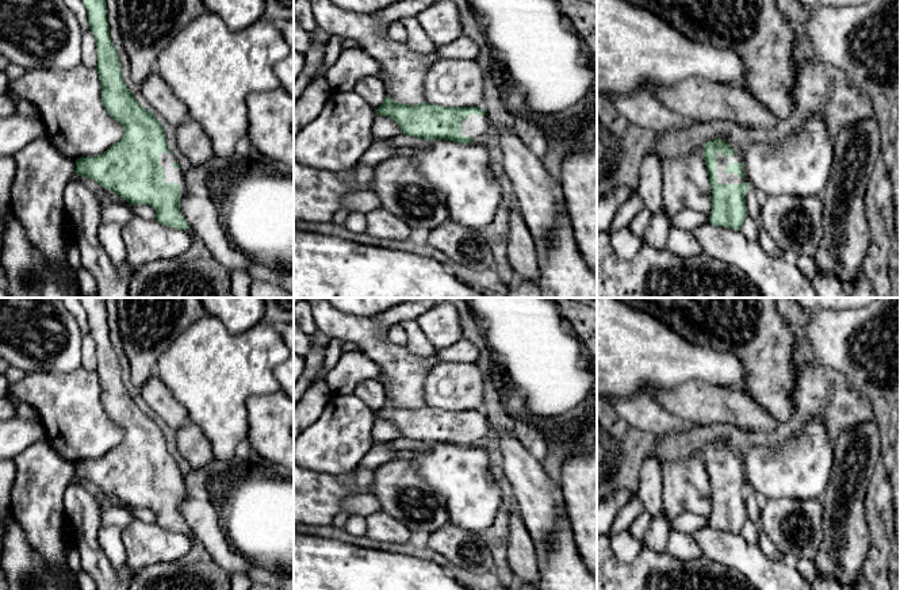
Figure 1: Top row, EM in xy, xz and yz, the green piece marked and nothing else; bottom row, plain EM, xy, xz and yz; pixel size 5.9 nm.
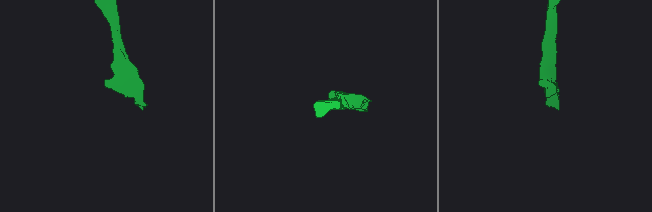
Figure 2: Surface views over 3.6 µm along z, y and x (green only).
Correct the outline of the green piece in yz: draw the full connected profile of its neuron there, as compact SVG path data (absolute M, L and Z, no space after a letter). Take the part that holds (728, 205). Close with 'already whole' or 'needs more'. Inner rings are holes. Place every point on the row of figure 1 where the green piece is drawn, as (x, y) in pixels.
M720 138L708 141L702 154L712 185L709 223L740 231L747 217L744 196L750 189L743 158Z; needs more

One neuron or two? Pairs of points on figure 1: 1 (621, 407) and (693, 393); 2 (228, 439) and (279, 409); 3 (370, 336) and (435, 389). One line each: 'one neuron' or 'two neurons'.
1: two neurons
2: two neurons
3: two neurons

